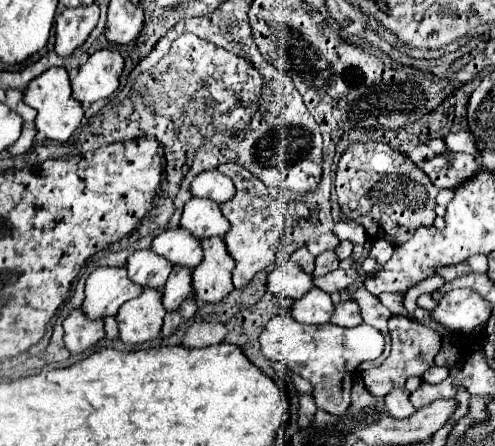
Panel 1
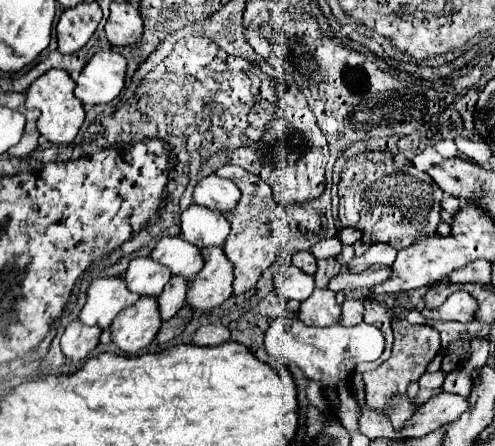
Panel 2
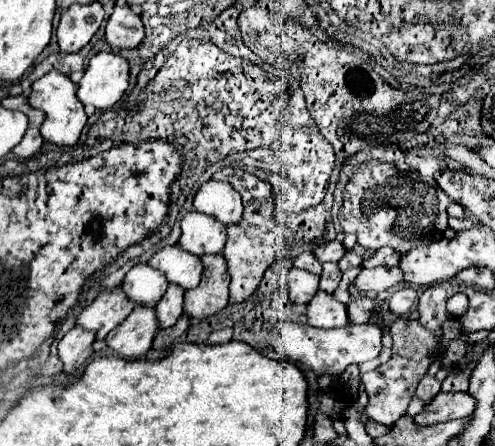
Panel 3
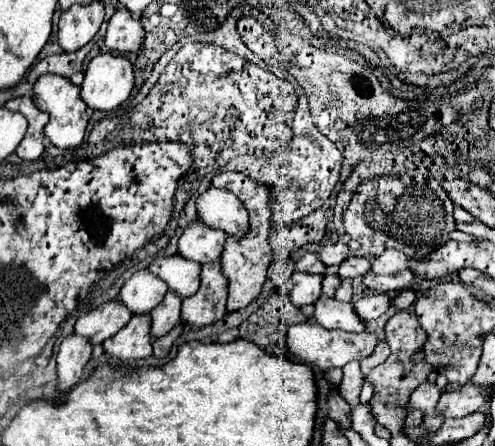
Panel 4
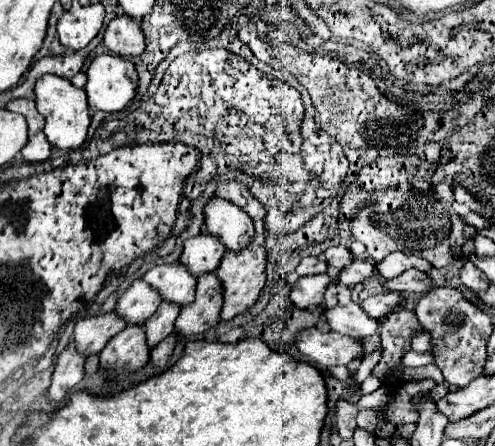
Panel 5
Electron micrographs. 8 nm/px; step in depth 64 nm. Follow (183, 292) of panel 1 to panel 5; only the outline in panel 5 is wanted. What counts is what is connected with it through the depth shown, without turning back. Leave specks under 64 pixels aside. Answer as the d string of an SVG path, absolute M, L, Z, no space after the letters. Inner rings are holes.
M164 300L160 308L154 312L154 316L146 320L144 328L146 328L146 338L150 348L154 348L160 340L164 340L174 330L174 322L178 314L180 314L180 306L168 304L168 300Z

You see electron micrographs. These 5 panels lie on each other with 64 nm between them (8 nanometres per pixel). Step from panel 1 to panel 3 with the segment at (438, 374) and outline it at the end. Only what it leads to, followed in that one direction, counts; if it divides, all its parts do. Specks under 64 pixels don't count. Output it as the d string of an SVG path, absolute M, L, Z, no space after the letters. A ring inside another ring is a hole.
M424 376L416 388L416 396L422 400L422 402L430 402L436 394L440 392L440 380L436 376Z

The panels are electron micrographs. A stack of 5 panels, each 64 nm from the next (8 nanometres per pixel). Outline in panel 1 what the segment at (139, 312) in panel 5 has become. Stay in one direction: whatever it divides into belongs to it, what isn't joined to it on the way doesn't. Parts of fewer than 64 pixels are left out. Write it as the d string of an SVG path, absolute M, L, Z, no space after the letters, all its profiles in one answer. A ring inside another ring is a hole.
M146 248L146 250L134 250L128 256L126 268L128 268L128 278L132 282L142 286L152 286L152 288L164 288L172 264L168 264L164 256L156 256L156 252Z

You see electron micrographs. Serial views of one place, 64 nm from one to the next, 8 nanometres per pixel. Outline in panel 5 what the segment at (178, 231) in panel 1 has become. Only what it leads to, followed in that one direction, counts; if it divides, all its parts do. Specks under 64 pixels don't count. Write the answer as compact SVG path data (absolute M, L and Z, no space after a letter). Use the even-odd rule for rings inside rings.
M180 262L156 264L144 274L144 280L150 282L164 300L176 302L178 306L190 304L196 292L196 276Z

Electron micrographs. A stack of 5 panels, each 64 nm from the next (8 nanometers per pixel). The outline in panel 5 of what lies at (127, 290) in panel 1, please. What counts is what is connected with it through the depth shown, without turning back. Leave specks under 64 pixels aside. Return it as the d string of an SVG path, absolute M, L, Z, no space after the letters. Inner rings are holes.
M104 312L98 316L82 318L74 326L76 348L80 348L80 352L84 352L86 356L98 354L106 346L106 342L124 328L124 318L116 316L116 312Z

